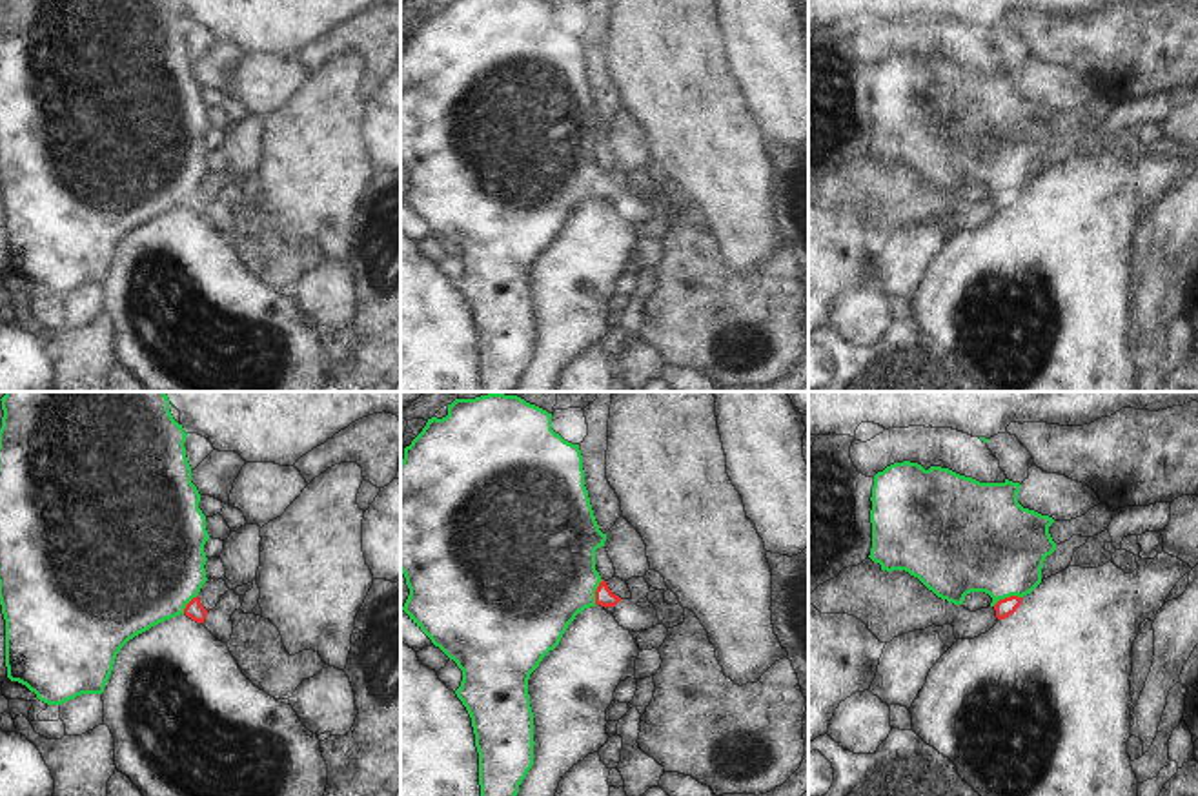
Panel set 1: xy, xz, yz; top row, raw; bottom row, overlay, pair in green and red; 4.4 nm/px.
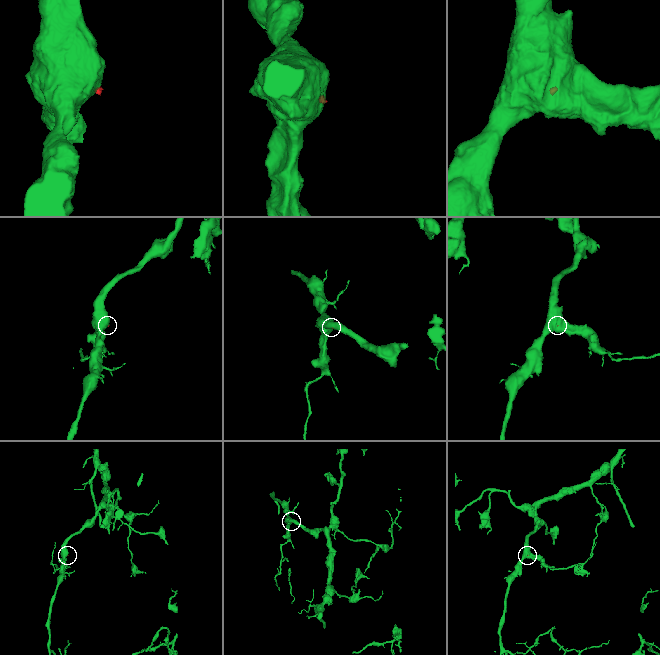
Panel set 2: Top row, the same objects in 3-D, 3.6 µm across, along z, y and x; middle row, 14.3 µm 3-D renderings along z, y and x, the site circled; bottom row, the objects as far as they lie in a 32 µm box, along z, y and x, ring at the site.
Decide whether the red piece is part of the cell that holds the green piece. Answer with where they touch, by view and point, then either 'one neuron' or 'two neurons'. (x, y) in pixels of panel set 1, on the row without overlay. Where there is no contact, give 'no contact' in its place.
yz (1005, 188) | one neuron

